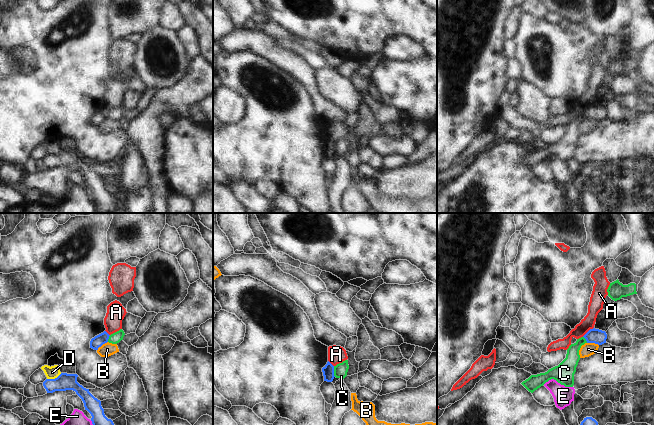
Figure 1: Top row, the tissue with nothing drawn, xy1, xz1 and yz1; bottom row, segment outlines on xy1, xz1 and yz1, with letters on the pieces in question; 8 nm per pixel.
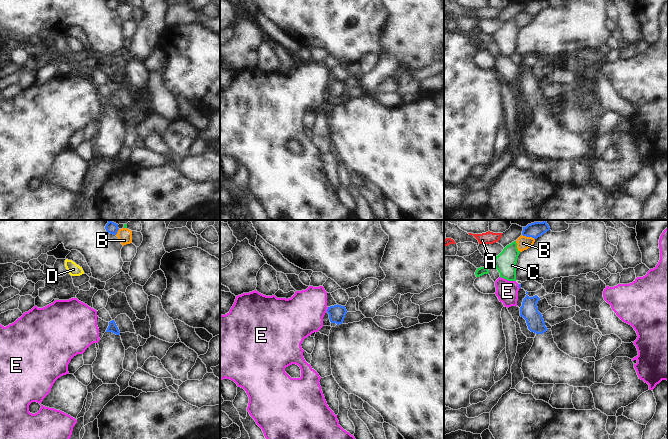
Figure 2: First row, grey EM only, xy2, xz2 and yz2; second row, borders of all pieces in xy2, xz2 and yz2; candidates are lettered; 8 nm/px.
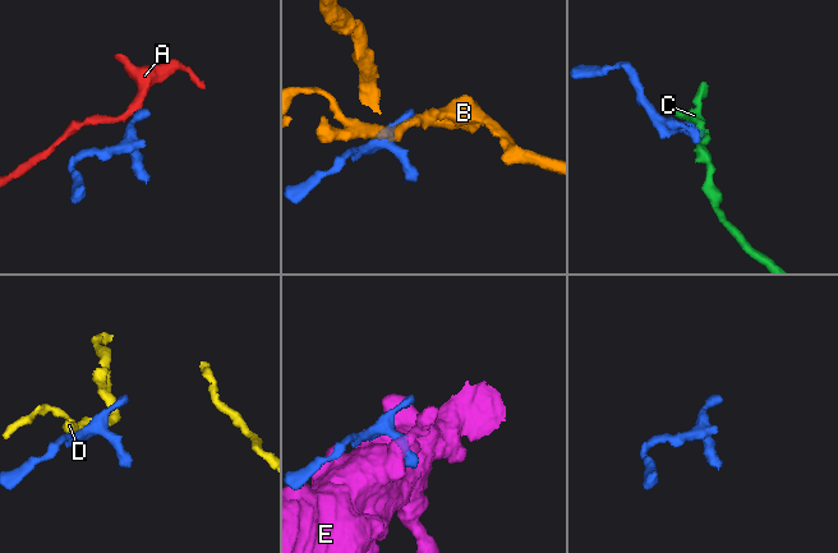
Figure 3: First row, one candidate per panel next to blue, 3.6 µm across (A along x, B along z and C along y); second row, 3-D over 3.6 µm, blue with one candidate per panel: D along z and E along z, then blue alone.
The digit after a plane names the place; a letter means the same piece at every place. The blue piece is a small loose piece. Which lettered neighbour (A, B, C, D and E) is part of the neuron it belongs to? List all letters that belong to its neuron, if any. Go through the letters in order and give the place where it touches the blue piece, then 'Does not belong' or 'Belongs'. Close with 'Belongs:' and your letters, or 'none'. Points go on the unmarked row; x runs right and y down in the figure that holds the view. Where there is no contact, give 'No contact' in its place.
A: Touches blue at yz1 (588, 107). Does not belong
B: Touches blue at yz2 (528, 12). Does not belong
C: Touches blue at xz1 (333, 147). Does not belong
D: Touches blue at xy1 (55, 154). Does not belong
E: Touches blue at xz2 (327, 85). Does not belong
Belongs: none.

